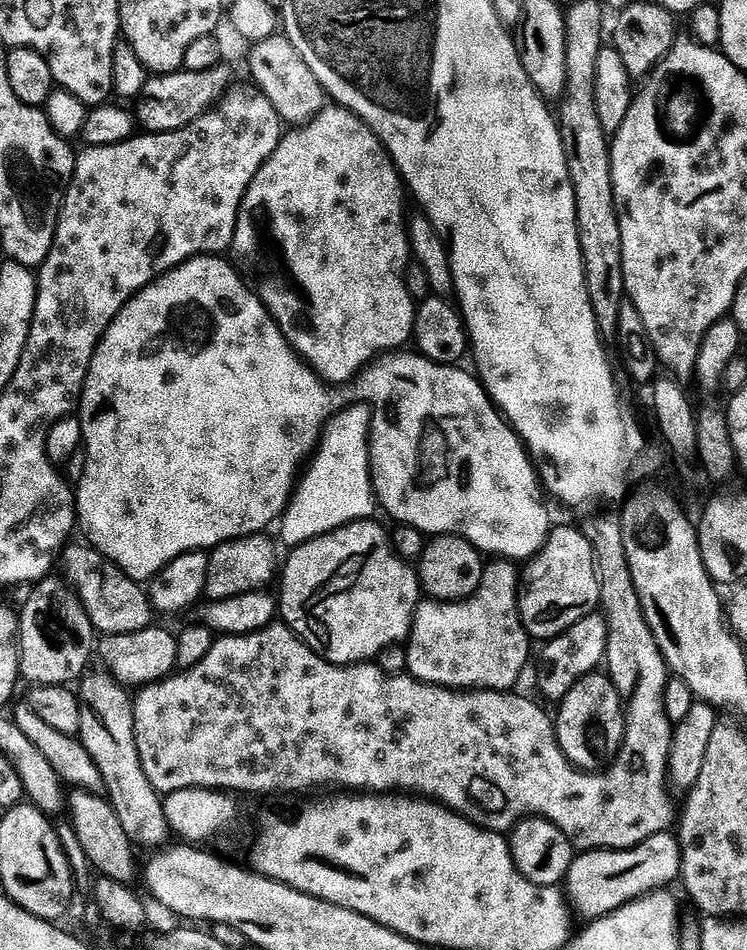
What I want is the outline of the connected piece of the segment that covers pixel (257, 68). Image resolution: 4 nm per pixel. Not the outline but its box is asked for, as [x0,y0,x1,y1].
[247,34,326,126]

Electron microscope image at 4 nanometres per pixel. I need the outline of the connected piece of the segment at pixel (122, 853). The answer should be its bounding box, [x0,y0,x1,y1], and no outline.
[66,790,136,885]

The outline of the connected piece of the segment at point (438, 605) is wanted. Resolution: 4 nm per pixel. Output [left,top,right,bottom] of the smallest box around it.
[406,558,530,692]

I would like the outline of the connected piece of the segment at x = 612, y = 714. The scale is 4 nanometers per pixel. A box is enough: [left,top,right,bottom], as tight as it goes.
[554,675,626,770]

